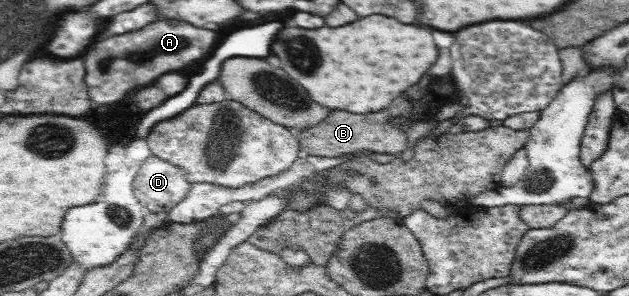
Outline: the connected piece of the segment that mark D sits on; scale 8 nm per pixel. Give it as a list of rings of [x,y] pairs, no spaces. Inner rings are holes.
[[[153,154],[143,161],[133,182],[135,195],[141,196],[146,212],[168,212],[190,186],[178,167]]]

